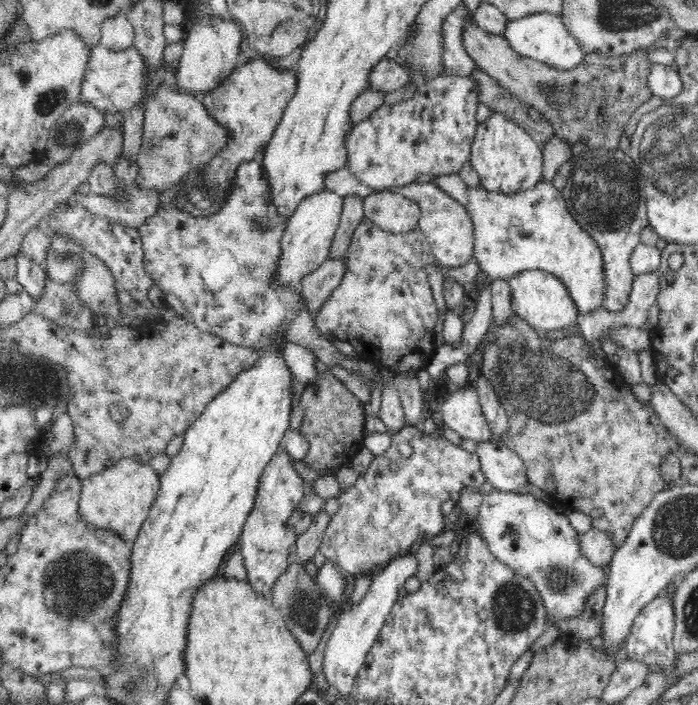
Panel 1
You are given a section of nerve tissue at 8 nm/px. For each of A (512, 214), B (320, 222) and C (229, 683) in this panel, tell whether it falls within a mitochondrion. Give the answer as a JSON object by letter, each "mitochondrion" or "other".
{"A":"other","B":"other","C":"other"}

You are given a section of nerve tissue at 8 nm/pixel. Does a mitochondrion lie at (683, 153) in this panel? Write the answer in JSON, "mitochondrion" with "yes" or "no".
{"mitochondrion":"yes"}

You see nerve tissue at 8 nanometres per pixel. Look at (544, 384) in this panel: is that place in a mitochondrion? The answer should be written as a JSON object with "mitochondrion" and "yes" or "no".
{"mitochondrion":"yes"}

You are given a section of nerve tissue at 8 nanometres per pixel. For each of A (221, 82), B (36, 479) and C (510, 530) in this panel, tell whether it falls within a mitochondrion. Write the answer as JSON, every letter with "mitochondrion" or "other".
{"A":"other","B":"other","C":"other"}

